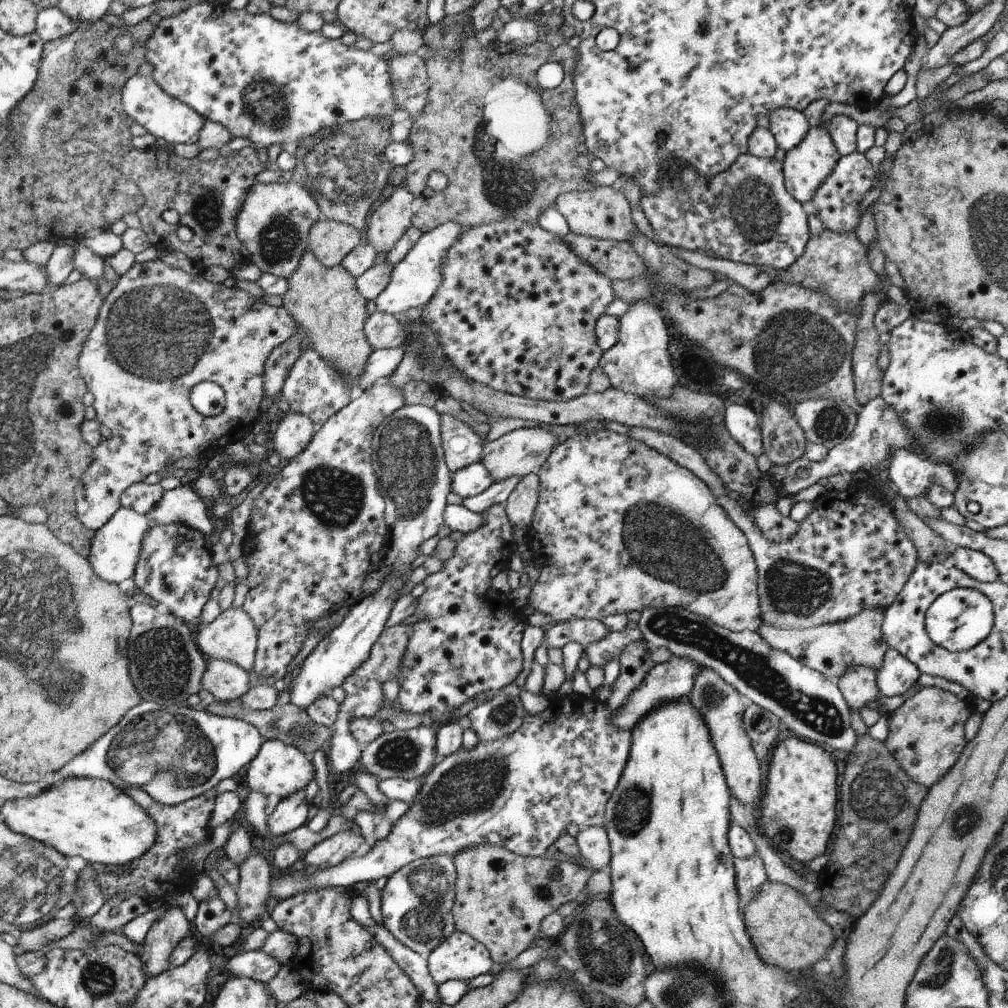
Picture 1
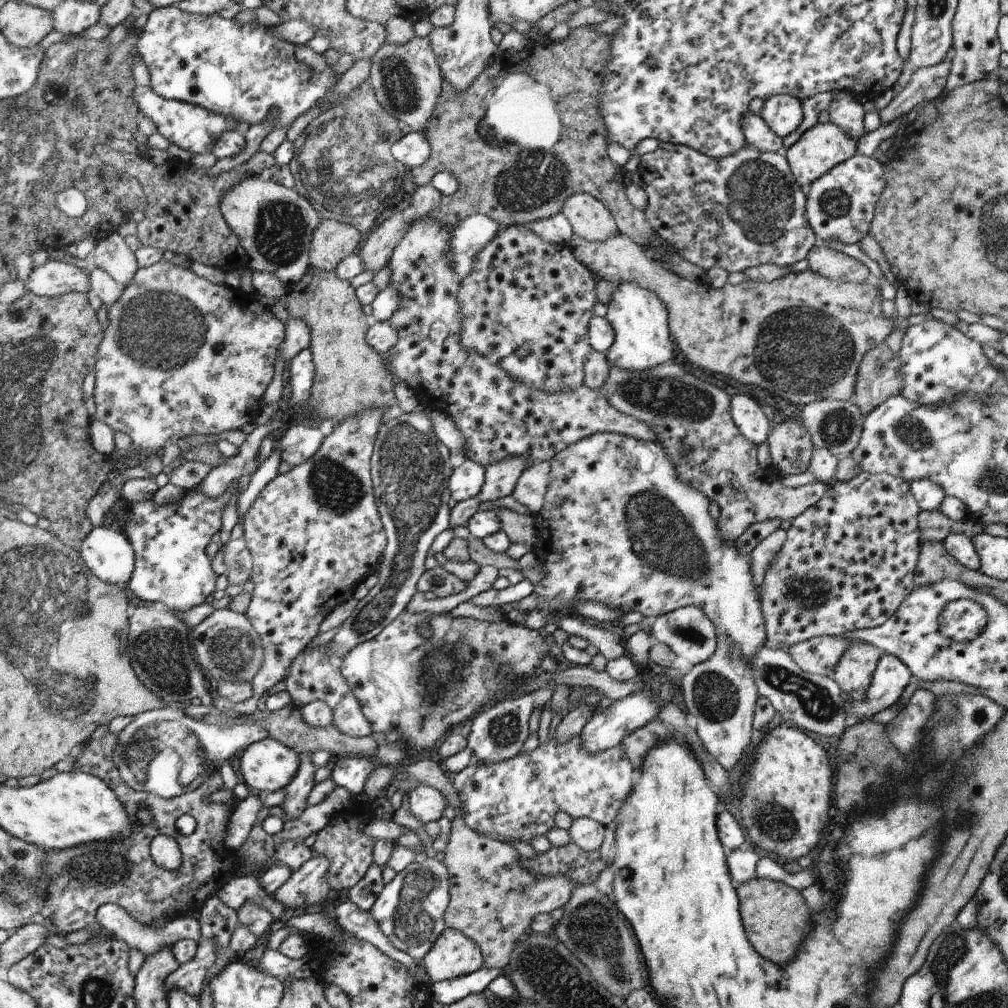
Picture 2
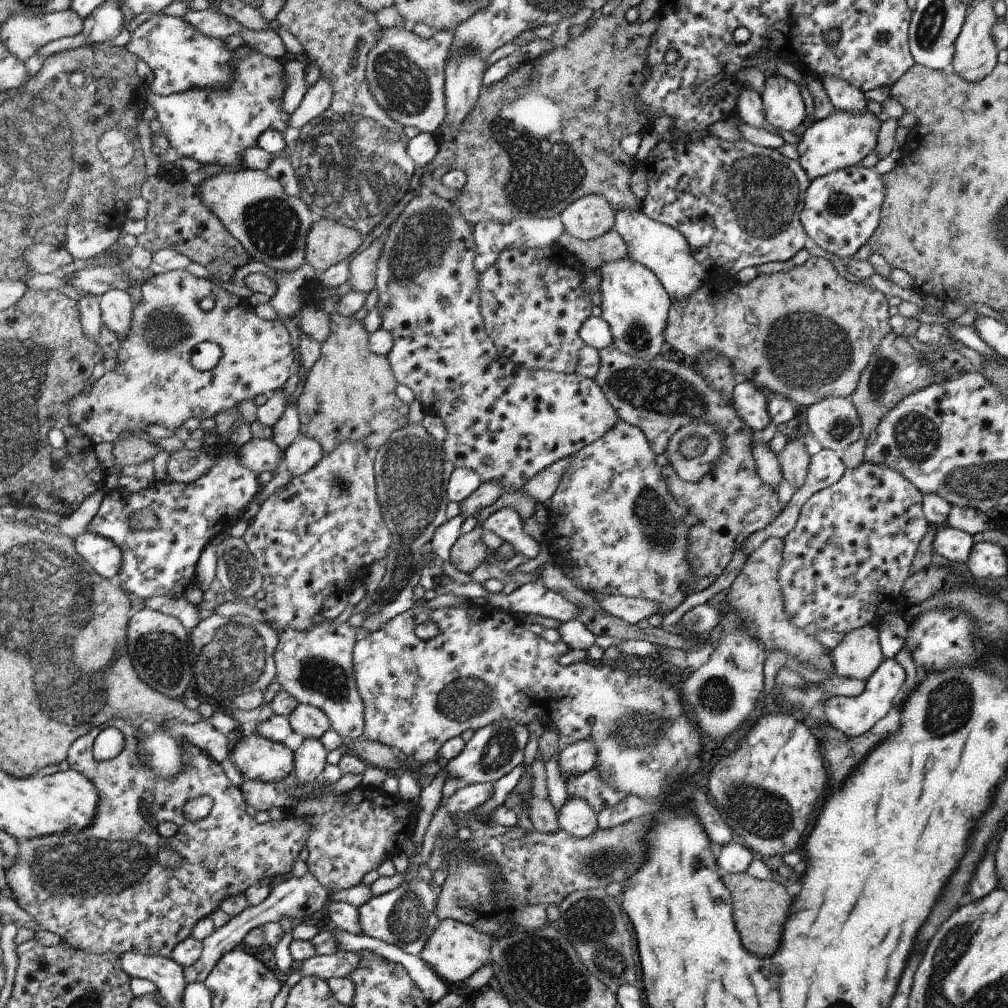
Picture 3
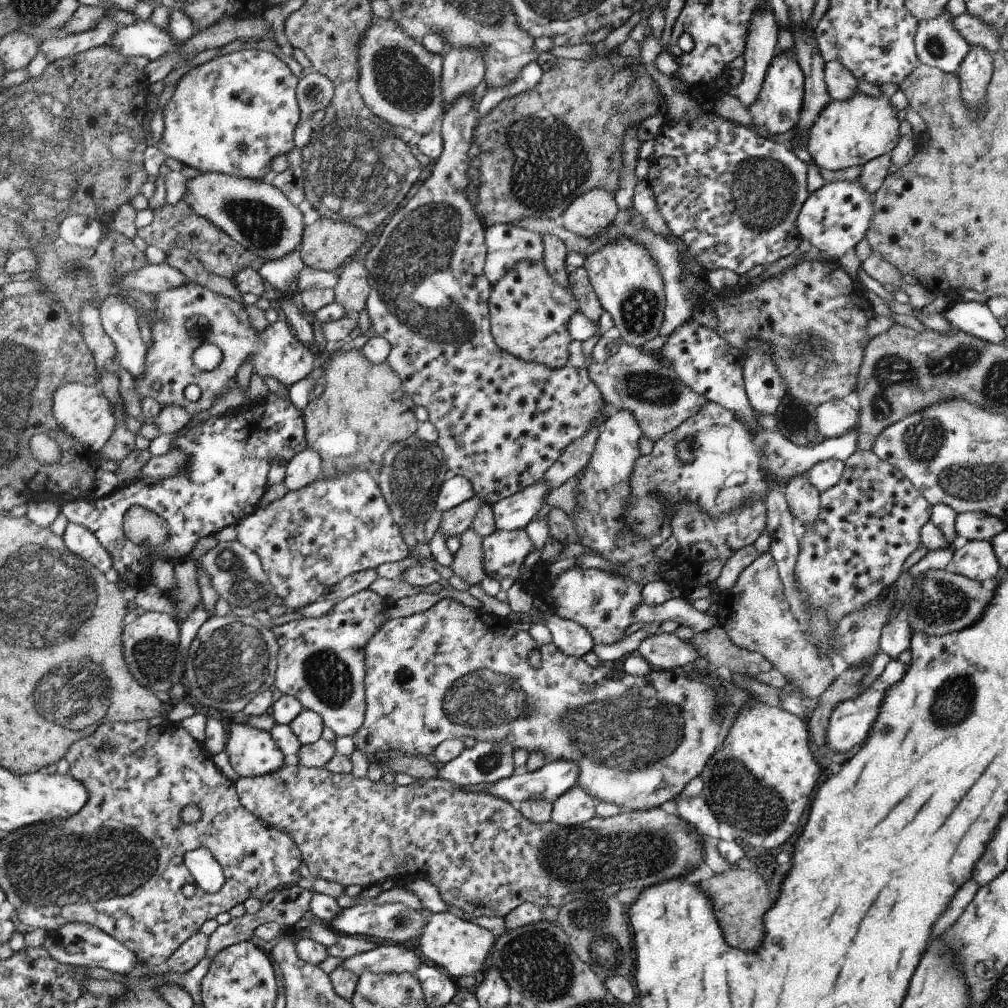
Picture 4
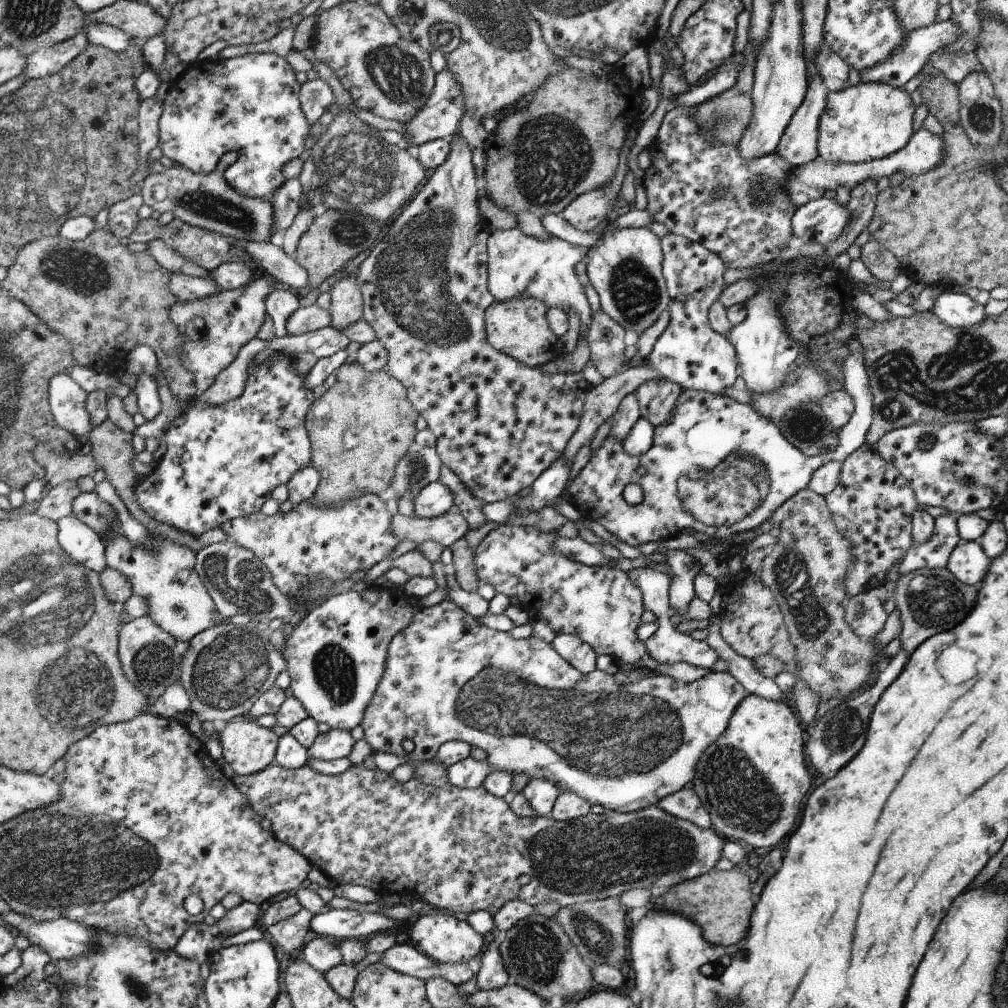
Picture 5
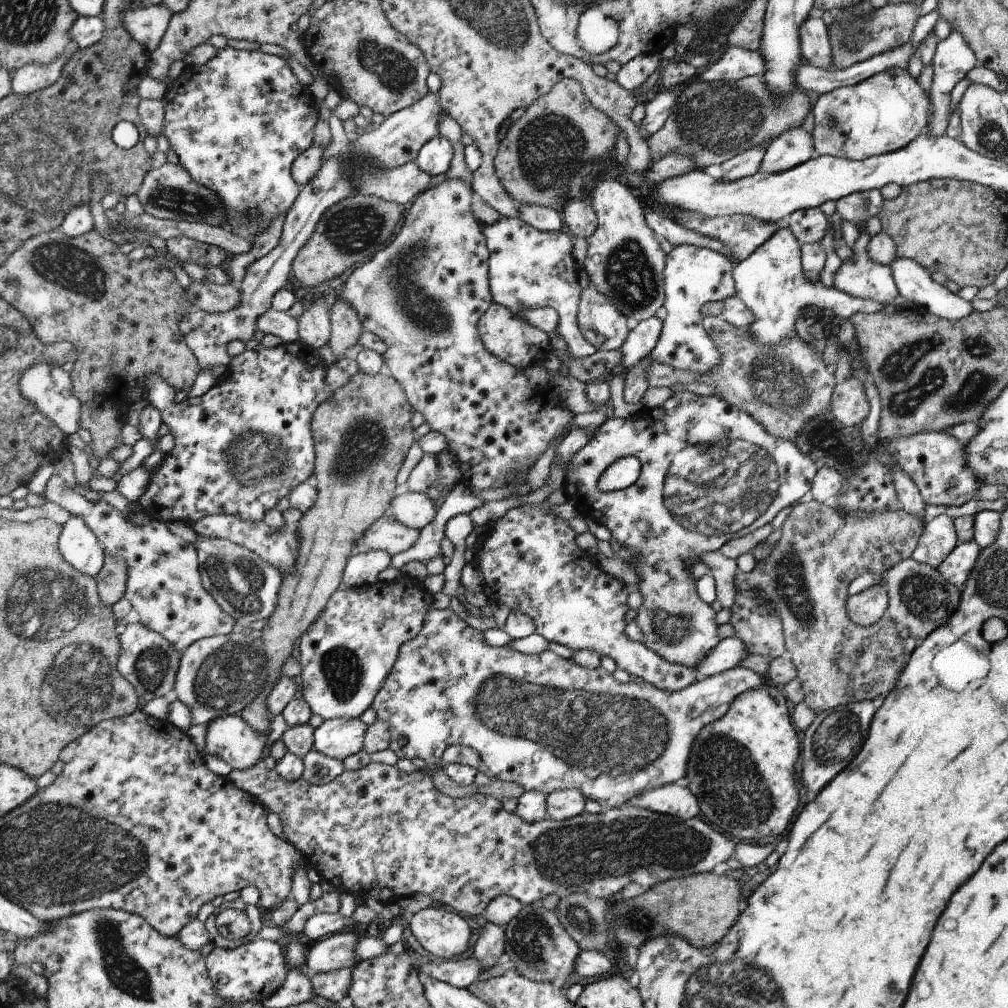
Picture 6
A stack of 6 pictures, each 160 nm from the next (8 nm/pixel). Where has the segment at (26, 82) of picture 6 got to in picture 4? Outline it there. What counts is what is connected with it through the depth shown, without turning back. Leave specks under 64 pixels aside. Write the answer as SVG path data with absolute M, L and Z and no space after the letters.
M105 17L94 29L64 36L54 36L39 44L39 51L46 56L50 63L60 59L67 59L81 52L108 45L110 37L118 28Z

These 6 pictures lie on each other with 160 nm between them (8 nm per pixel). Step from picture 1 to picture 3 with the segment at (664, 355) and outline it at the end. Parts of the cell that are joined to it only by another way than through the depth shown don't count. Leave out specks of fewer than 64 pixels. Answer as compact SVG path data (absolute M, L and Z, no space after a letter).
M630 256L604 263L597 273L601 278L601 317L609 324L613 343L621 351L638 358L651 359L658 356L658 352L662 350L662 342L665 342L663 334L670 314L671 298L657 274Z

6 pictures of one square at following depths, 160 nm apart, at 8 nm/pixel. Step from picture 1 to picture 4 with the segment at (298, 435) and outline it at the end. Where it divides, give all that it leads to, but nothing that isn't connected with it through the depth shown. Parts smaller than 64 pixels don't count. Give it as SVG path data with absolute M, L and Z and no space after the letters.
M312 449L303 450L302 453L288 462L284 486L290 491L297 491L306 488L309 484L318 480L321 469L321 458Z

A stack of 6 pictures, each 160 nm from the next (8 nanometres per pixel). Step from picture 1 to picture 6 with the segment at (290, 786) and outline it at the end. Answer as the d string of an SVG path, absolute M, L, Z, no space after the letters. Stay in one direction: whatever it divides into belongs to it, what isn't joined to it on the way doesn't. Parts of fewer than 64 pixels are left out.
M241 714L215 718L206 726L206 755L219 756L238 770L254 766L262 756L268 735L252 730Z

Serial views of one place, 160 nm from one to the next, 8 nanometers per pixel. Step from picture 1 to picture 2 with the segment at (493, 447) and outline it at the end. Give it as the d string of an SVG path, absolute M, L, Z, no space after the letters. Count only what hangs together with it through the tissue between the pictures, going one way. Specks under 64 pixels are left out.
M508 457L504 461L487 466L486 481L477 494L479 502L494 502L498 498L513 494L519 476L526 468L528 466L520 457Z

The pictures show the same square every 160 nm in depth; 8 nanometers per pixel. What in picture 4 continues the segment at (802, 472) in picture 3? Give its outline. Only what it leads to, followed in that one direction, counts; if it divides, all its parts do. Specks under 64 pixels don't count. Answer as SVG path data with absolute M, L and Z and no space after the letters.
M807 475L788 481L785 486L787 503L793 518L814 529L820 514L821 498L819 490L809 481Z

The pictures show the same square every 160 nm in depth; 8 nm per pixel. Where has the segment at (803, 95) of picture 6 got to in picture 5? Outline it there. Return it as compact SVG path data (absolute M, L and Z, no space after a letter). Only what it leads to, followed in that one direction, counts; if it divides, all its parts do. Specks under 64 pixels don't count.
M732 87L705 100L703 103L697 104L692 107L692 110L695 110L693 112L693 121L699 129L699 133L705 135L710 143L737 145L750 124L753 113L753 100L751 99L751 93L745 93L739 91L736 87Z

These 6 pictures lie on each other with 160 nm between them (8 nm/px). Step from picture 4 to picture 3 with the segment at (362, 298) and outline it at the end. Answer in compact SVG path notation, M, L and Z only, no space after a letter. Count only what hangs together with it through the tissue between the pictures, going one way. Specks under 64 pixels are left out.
M382 238L374 240L370 246L349 262L349 277L346 284L352 291L369 294L376 286L377 262L383 249Z

